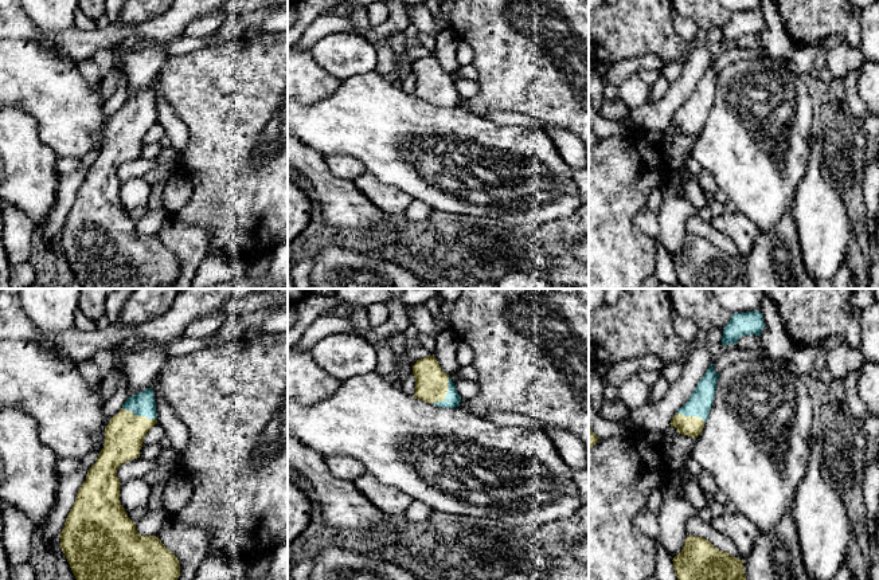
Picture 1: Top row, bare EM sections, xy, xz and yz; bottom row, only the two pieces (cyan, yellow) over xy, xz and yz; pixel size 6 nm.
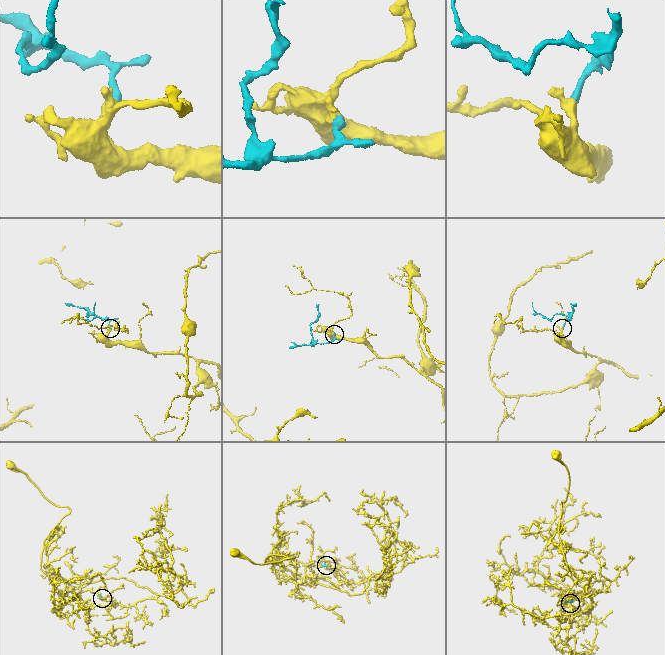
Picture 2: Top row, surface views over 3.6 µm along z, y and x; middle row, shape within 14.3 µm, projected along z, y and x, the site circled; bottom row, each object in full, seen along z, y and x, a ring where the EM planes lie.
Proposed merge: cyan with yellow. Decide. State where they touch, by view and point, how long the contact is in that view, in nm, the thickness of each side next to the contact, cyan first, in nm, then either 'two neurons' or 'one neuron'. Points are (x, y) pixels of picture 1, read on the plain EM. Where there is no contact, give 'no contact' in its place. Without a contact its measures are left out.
xz (446, 93) | 200 nm | 90/190 nm | one neuron

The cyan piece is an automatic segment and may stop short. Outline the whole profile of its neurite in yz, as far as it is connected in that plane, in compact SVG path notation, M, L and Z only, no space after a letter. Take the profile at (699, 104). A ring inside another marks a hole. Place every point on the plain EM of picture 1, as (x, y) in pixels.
M712 62L704 72L703 78L695 86L688 101L676 111L671 119L671 126L675 126L679 133L691 137L702 134L704 121L715 97L716 81L719 72L714 70Z

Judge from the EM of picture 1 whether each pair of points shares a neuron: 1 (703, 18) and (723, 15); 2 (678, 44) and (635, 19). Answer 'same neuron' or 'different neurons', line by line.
1: same neuron
2: same neuron

